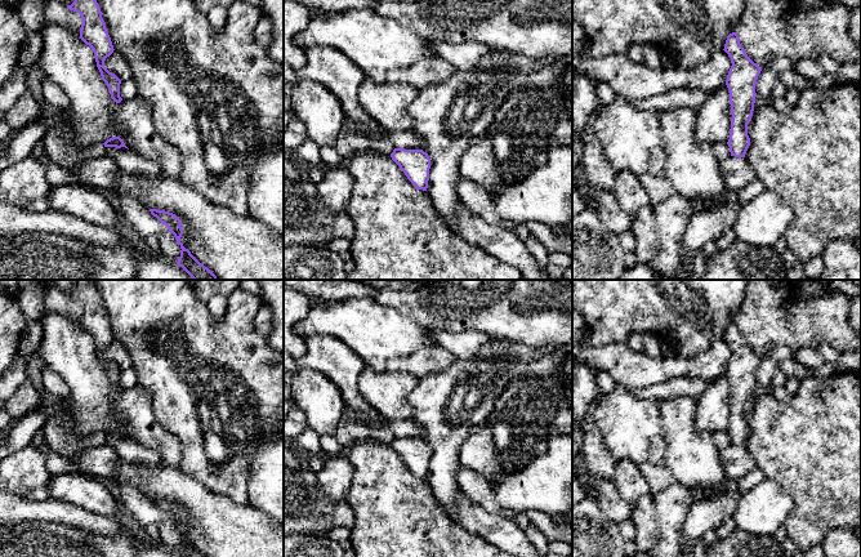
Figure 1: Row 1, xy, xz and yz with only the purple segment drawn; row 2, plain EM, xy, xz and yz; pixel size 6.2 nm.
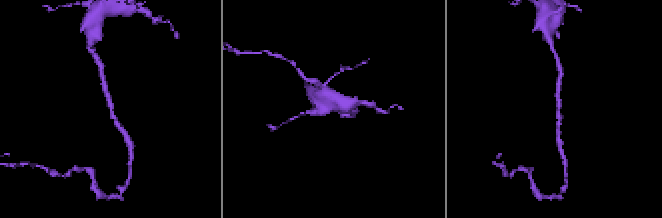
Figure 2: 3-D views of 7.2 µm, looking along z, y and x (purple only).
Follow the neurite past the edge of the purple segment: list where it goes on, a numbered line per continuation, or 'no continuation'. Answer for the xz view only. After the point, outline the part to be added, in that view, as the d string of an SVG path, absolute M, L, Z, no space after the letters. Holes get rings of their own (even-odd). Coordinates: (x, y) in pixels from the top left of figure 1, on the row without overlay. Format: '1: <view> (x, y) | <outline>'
no continuation

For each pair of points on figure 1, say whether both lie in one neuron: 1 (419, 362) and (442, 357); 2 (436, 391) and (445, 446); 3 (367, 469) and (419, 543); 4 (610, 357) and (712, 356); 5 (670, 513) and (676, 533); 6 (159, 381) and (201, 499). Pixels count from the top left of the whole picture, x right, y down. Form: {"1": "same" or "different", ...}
{"1": "same", "2": "same", "3": "same", "4": "same", "5": "same", "6": "different"}

